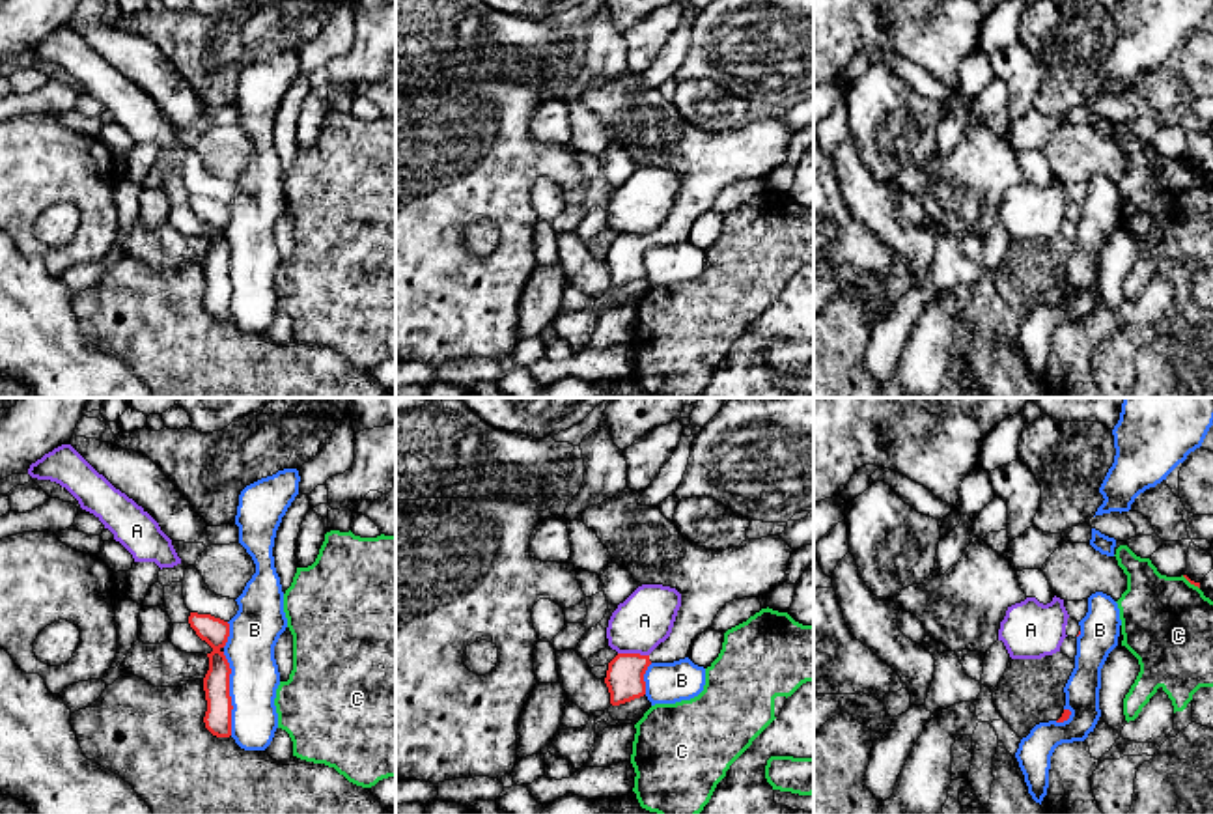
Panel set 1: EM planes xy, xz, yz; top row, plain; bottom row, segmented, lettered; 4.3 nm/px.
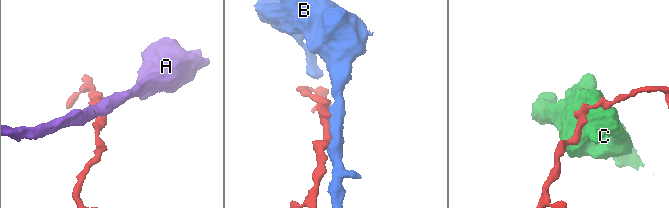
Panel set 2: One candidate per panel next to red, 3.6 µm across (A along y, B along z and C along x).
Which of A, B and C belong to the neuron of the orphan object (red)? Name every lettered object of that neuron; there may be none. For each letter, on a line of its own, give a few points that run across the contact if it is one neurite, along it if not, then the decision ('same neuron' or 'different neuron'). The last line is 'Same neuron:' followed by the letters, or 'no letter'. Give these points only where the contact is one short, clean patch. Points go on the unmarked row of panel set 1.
A: line xz (618, 234), (648, 238); different neuron
B: different neuron
C: line yz (1182, 157), (1199, 170); different neuron
Same neuron: no letter

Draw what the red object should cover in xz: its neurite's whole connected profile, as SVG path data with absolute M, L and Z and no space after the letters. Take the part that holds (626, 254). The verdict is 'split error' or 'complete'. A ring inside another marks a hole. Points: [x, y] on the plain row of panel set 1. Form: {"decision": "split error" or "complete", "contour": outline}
{"decision": "split error", "contour": "M625 69L590 88L582 105L608 131L612 144L642 166L662 166L681 175L670 218L649 237L618 235L606 252L610 286L646 276L644 256L651 245L689 239L698 217L711 211L718 192L743 179L760 179L786 162L793 131L780 118L746 121L739 129L711 133L681 118L657 88L640 88L640 73Z"}

